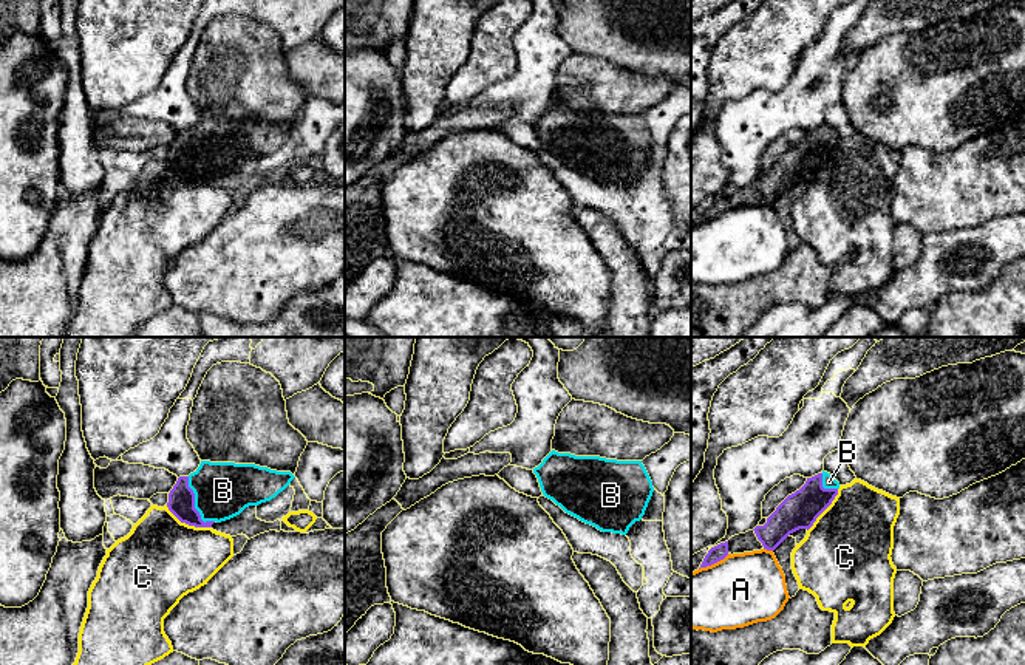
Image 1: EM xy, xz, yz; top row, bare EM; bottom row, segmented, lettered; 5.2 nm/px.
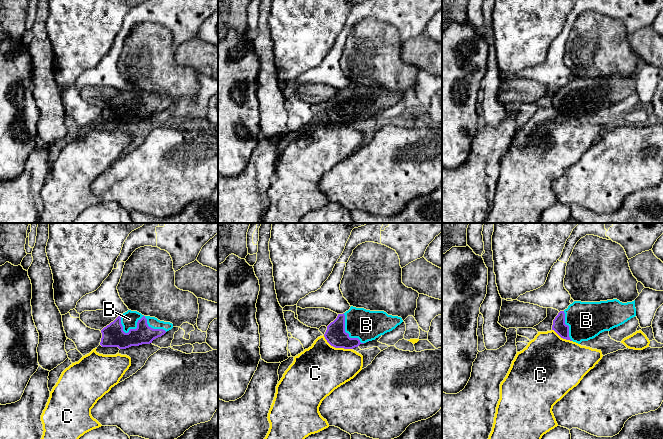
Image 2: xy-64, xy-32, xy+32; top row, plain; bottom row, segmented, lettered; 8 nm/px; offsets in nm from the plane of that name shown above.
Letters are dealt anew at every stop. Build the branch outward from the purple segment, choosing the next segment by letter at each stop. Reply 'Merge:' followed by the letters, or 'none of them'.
Merge: B

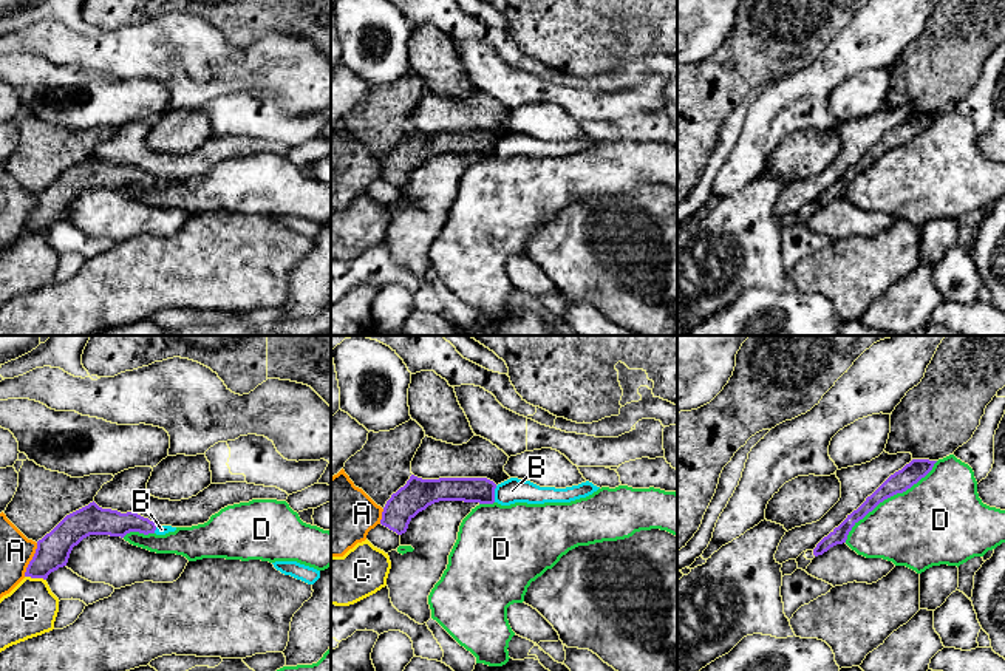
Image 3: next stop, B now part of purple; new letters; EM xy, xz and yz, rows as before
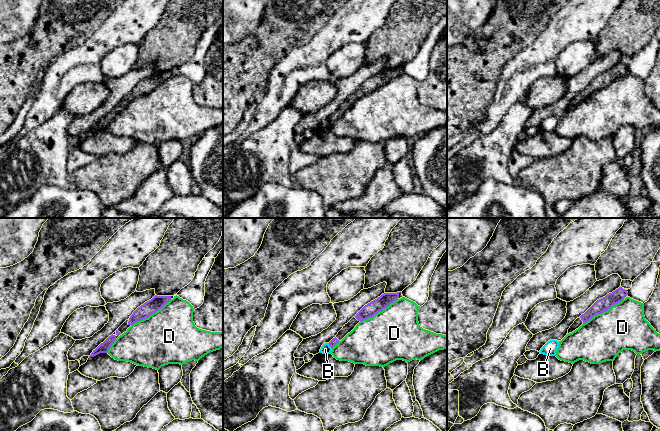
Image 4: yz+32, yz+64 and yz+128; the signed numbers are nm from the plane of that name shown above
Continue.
Merge: none of them

